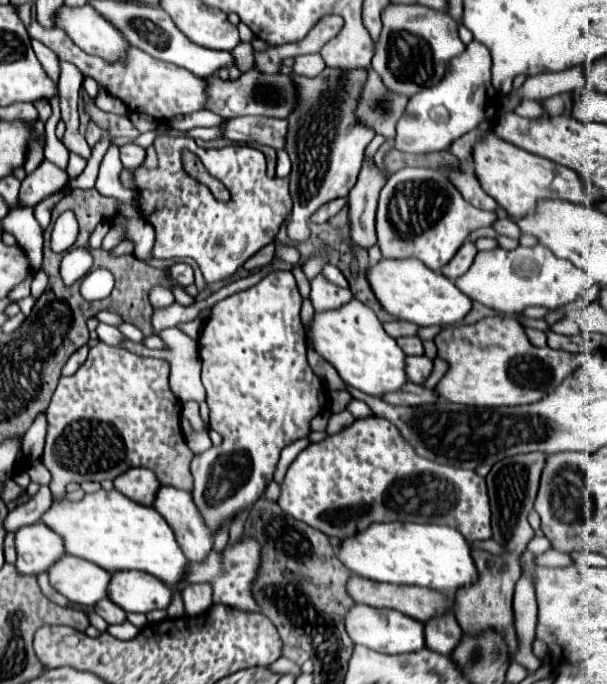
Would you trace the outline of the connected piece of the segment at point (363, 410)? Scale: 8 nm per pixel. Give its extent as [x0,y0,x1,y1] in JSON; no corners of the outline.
[348,400,372,418]

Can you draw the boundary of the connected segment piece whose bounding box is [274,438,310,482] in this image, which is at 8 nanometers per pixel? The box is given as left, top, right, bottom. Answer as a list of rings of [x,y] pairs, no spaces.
[[[302,438],[302,440],[296,440],[296,442],[292,442],[290,446],[286,446],[286,448],[282,450],[282,456],[280,456],[278,466],[276,466],[276,472],[274,472],[274,480],[276,480],[276,482],[280,482],[280,480],[284,478],[288,466],[294,462],[294,458],[296,458],[308,444],[310,444],[310,442],[308,442],[306,438]]]

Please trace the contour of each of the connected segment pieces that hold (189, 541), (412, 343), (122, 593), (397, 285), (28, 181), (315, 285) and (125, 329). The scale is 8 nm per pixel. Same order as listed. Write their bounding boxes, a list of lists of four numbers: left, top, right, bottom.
[[154,486,212,562],[396,336,424,356],[108,570,174,612],[368,258,472,326],[20,160,68,206],[310,274,354,312],[118,322,146,344]]

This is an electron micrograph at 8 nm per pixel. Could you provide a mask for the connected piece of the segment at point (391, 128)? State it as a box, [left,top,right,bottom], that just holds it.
[354,68,408,138]

